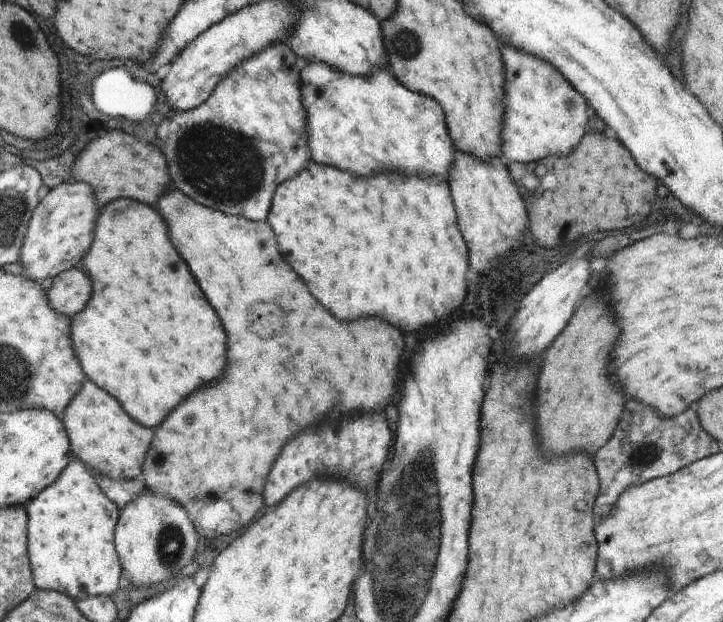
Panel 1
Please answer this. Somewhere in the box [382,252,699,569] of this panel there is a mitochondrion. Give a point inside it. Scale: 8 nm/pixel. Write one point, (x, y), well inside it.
(646, 453)

